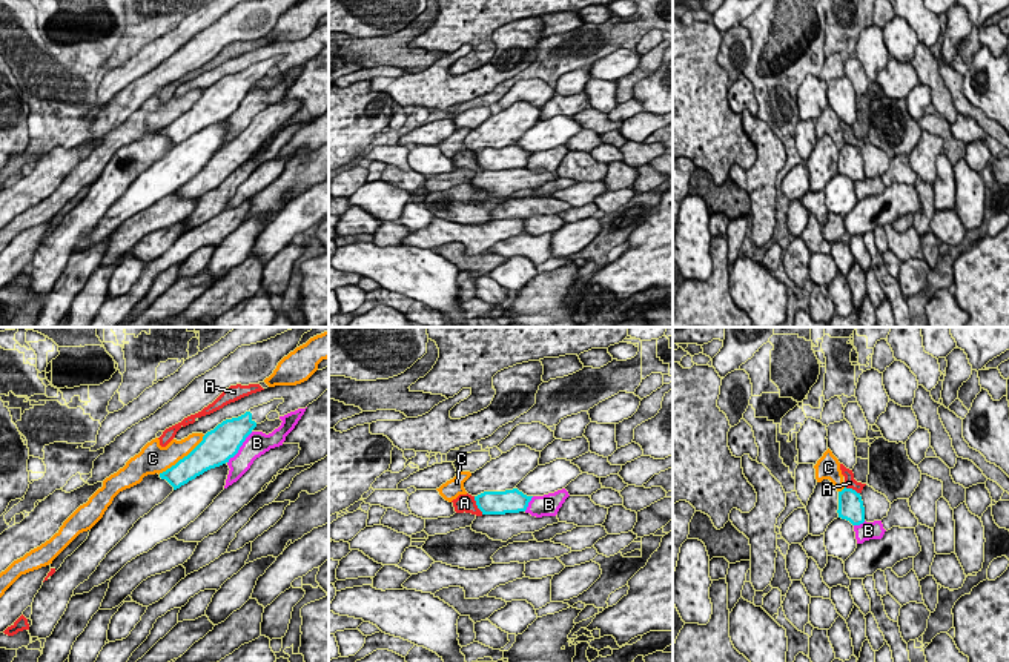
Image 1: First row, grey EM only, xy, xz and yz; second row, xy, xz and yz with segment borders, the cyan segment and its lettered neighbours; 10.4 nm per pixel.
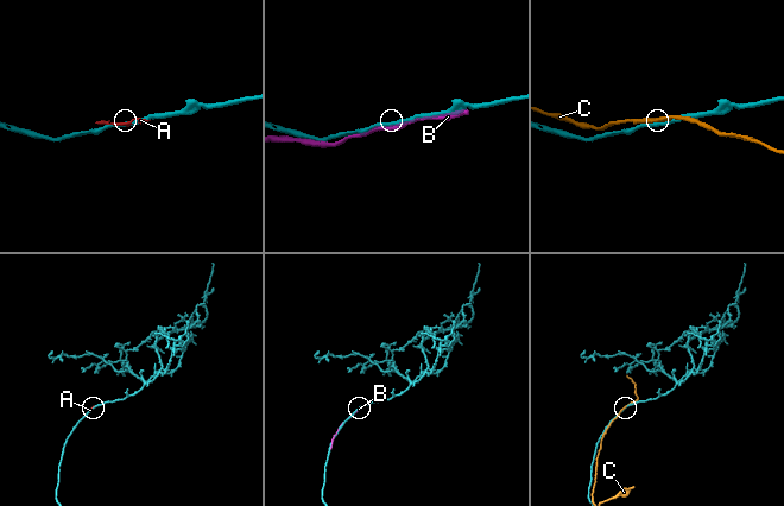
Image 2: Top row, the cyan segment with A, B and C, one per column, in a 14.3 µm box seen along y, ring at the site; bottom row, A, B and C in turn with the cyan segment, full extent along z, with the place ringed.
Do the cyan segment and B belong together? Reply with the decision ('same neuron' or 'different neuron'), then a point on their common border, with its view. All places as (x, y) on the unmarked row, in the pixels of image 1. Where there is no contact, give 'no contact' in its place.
different neuron; meets cyan in xy at (240, 102)

